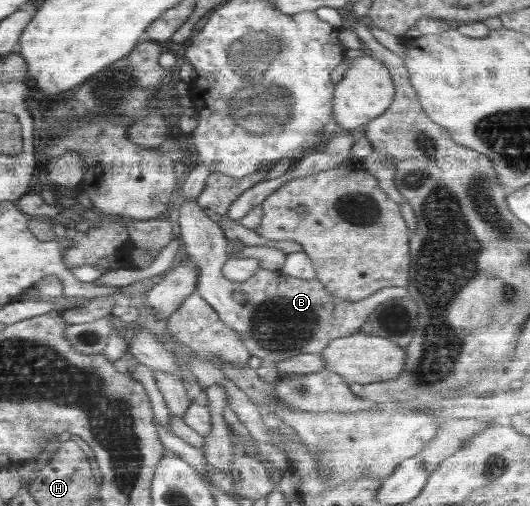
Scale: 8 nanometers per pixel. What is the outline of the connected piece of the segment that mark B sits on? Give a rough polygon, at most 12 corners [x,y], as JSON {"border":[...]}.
{"border":[[180,205],[195,292],[266,363],[319,353],[360,331],[385,287],[359,301],[316,278],[222,274],[228,239]]}

